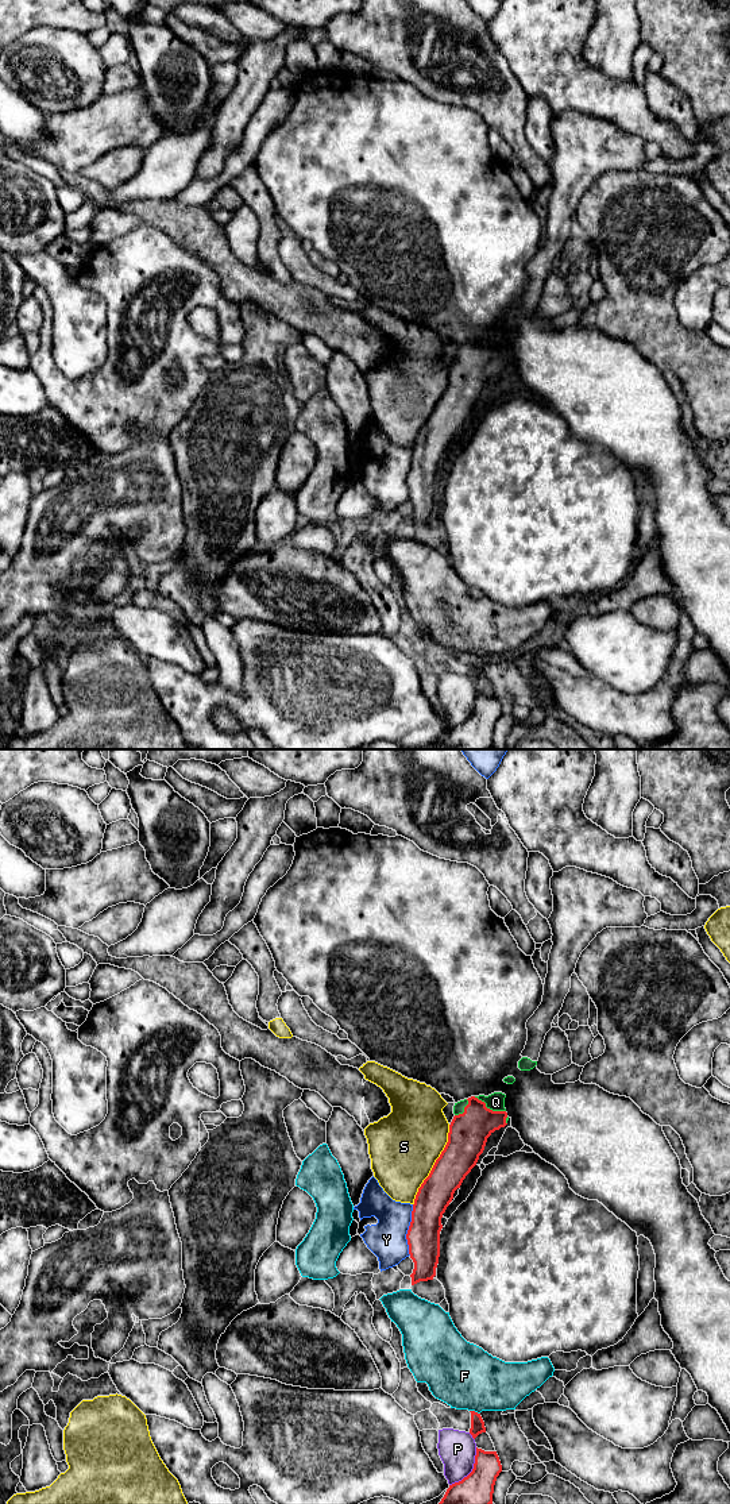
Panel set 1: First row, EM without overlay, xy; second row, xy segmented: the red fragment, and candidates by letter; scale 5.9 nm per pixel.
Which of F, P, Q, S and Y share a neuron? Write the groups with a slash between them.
F / P / Q / S / Y

